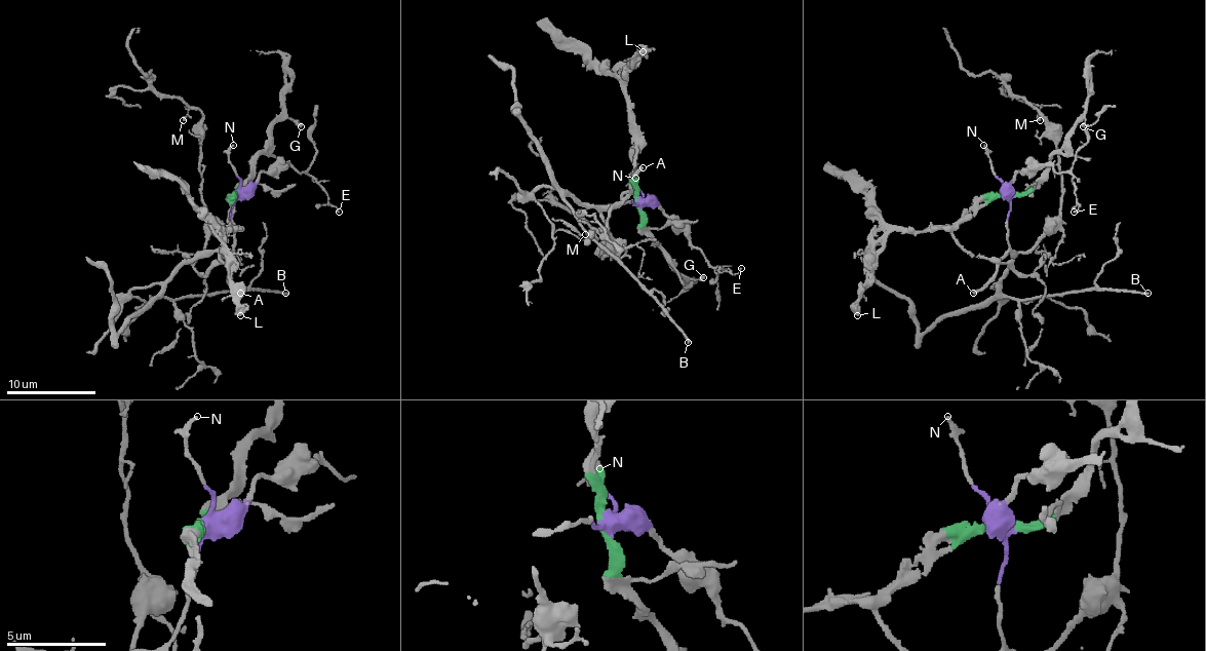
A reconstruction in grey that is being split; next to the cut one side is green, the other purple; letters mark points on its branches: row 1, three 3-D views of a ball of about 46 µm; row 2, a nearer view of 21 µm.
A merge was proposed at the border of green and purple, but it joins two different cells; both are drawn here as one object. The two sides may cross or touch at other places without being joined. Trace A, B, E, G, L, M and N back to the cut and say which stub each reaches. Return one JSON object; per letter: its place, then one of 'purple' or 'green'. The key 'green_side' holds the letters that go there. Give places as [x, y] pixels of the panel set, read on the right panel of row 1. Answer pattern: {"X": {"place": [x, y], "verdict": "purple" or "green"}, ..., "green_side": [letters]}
{"A": {"place": [973, 293], "verdict": "purple"}, "B": {"place": [1148, 293], "verdict": "purple"}, "E": {"place": [1074, 212], "verdict": "purple"}, "G": {"place": [1083, 126], "verdict": "green"}, "L": {"place": [857, 315], "verdict": "green"}, "M": {"place": [1040, 120], "verdict": "purple"}, "N": {"place": [983, 145], "verdict": "purple"}, "green_side": ["G", "L"]}

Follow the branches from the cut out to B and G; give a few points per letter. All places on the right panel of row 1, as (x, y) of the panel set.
B: (1009, 194), (1007, 241), (1011, 251), (1011, 266), (1000, 284), (1002, 293), (1029, 300), (1094, 289), (1149, 293)
G: (1009, 194), (1020, 194), (1032, 186), (1083, 118), (1083, 127)

